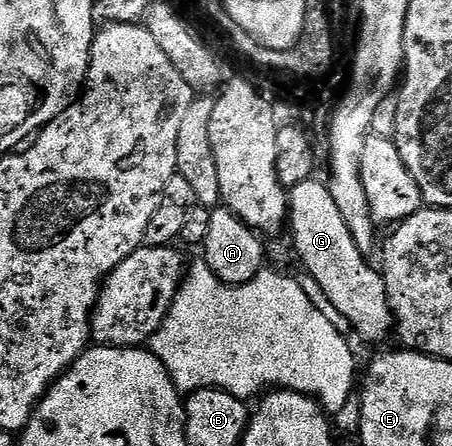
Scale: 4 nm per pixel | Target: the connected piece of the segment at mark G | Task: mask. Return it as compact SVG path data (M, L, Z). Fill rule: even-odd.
M317 178L299 182L288 193L289 218L288 235L293 235L293 248L299 259L305 263L304 271L331 298L331 303L347 322L351 322L353 332L361 335L369 344L381 344L395 328L393 311L387 298L385 277L369 265L370 261L361 255L343 214L335 207L335 198L331 198L328 183L320 184Z

